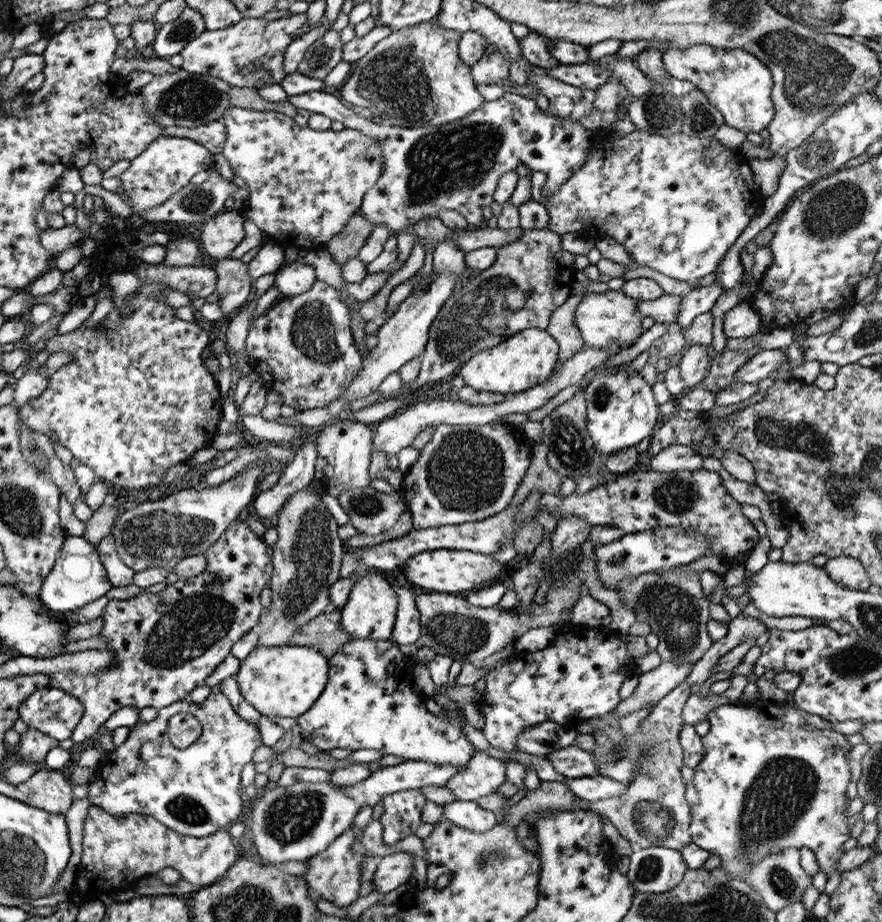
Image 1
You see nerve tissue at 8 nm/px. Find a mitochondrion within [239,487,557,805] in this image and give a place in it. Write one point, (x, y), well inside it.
(311, 555)

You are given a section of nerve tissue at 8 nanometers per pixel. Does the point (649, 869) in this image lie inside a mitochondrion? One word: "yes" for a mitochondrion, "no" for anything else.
yes

